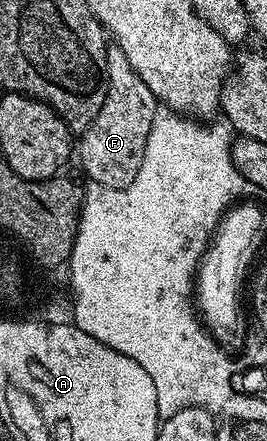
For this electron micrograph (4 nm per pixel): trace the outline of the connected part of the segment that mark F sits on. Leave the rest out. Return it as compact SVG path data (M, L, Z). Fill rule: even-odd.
M114 43L107 46L105 80L105 103L101 111L97 111L91 126L78 138L77 157L79 153L79 161L94 184L123 189L133 183L141 167L149 139L149 127L153 127L157 112L157 98L153 91L149 91L149 87L145 87L145 83L141 83L141 77L133 71L133 67L129 67L129 61Z

